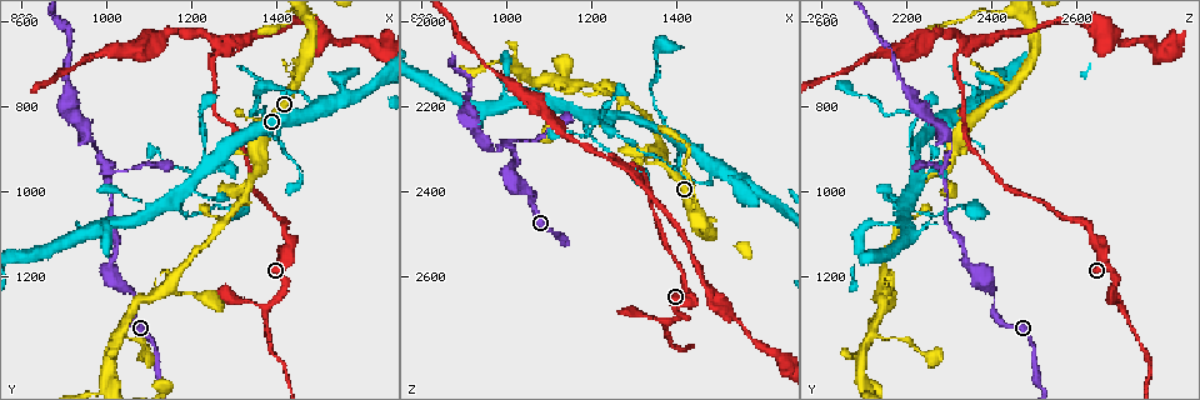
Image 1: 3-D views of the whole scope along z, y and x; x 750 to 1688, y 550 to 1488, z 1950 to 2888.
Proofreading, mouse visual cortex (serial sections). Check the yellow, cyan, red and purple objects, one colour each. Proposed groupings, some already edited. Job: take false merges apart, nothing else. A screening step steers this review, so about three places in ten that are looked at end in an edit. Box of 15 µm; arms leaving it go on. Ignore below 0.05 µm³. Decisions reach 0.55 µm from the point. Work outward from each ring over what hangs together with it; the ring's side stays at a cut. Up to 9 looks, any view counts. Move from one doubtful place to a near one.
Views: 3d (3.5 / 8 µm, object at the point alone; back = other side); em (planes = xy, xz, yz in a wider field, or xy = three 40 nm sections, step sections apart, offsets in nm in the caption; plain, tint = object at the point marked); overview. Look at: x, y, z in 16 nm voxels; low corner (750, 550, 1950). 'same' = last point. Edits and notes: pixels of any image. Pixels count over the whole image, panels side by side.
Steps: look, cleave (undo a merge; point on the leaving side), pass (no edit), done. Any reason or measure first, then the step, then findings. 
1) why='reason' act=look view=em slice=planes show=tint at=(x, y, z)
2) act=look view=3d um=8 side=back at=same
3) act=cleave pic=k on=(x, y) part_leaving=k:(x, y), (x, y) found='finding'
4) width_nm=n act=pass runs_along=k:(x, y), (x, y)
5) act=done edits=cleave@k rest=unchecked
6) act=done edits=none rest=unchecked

act=look view=3d um=3.5 at=(1490, 800, 2355)

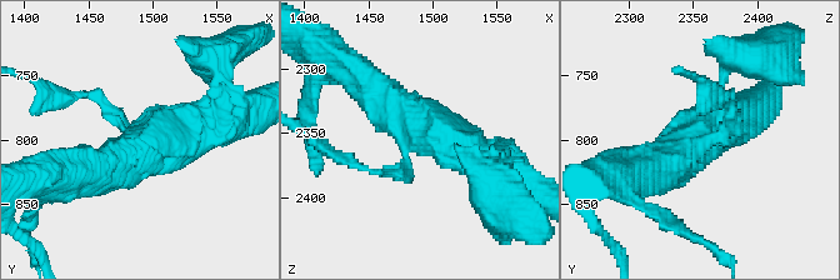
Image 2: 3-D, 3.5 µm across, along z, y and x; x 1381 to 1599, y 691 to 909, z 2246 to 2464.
arms=3 arm_widths_nm=150,500,500 act=look view=em slice=planes show=tint at=(1488, 796, 2354)

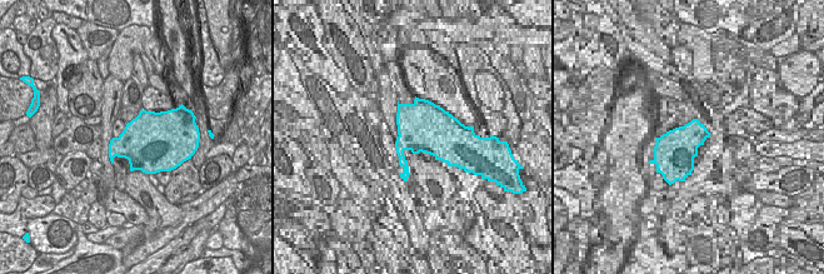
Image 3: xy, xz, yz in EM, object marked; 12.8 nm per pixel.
act=cleave pic=2 on=(100, 96) part_leaving=2:(124, 129), (100, 98), (35, 83) found='a second cell is stuck on'

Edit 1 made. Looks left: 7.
act=look view=overview

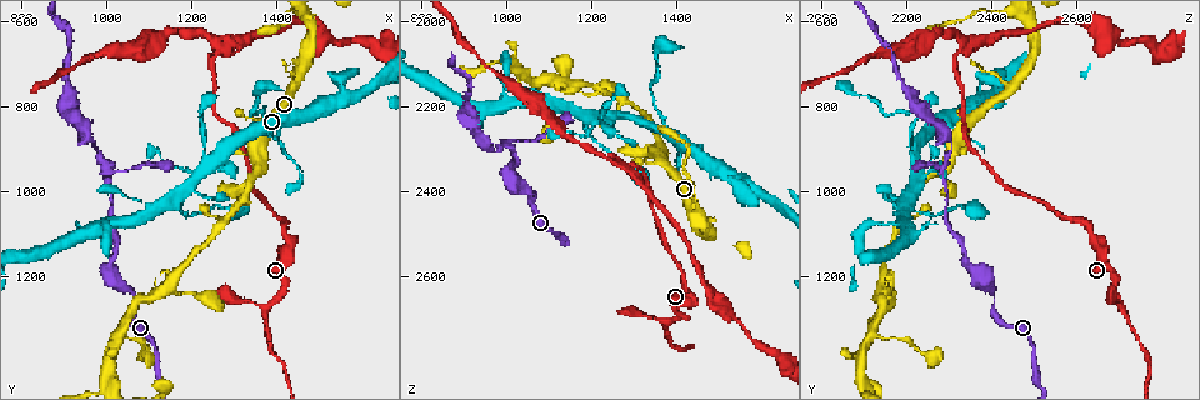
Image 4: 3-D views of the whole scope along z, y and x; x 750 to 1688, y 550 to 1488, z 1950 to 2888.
act=look view=3d um=3.5 at=(1340, 905, 2315)

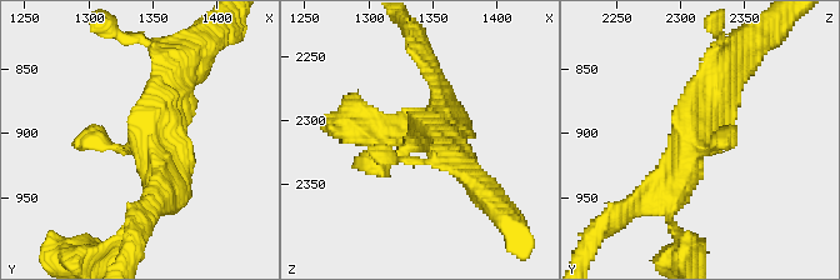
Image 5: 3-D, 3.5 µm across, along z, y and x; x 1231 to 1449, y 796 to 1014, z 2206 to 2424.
why='now the EM' act=look view=em slice=xy step=2 show=tint at=(1342, 908, 2314)

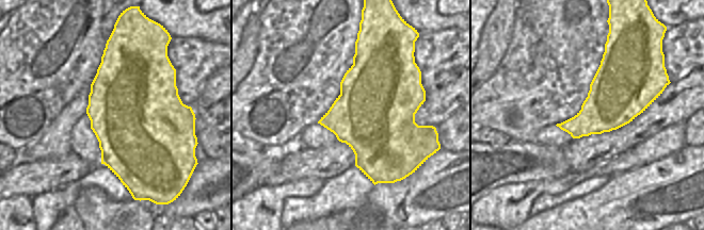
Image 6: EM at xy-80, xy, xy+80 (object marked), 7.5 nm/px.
width_nm=600 act=pass runs_along=5:(174, 79), (154, 140), (128, 151), (74, 144) found='one cell here'

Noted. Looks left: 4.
why='a fork' act=look view=3d um=3.5 at=(1000, 960, 2285)

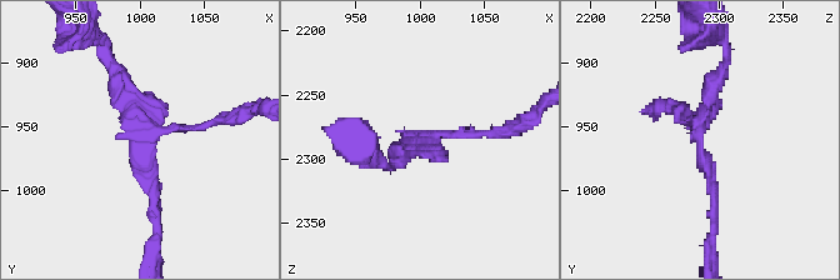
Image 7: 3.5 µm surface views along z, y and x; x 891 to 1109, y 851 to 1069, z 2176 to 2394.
why='now the EM' act=look view=em slice=xy step=5 show=tint at=(1002, 960, 2284)

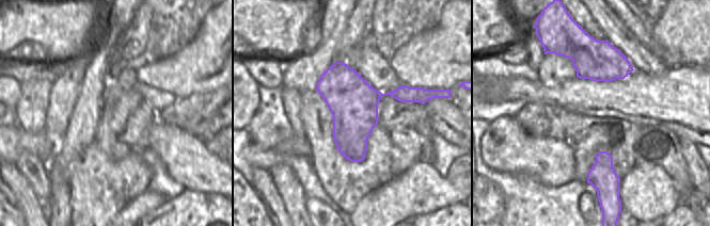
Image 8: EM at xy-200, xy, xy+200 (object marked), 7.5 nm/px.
act=look view=em slice=xy step=3 show=tint at=same

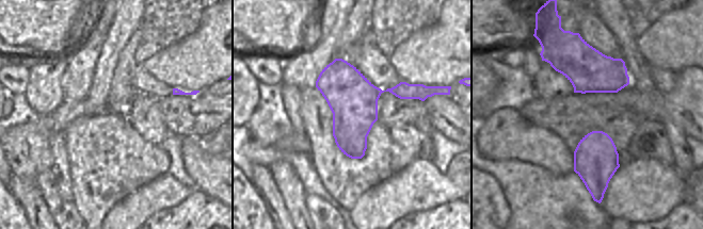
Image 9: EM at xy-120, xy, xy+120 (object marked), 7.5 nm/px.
arm_widths_nm=100,150,200 act=cleave pic=7 on=(490, 134) part_leaving=7:(435, 135), (501, 135), (539, 109) found='a second cell is stuck on'

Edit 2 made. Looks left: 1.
act=done edits=cleave@2,cleave@7 rest=unchecked

